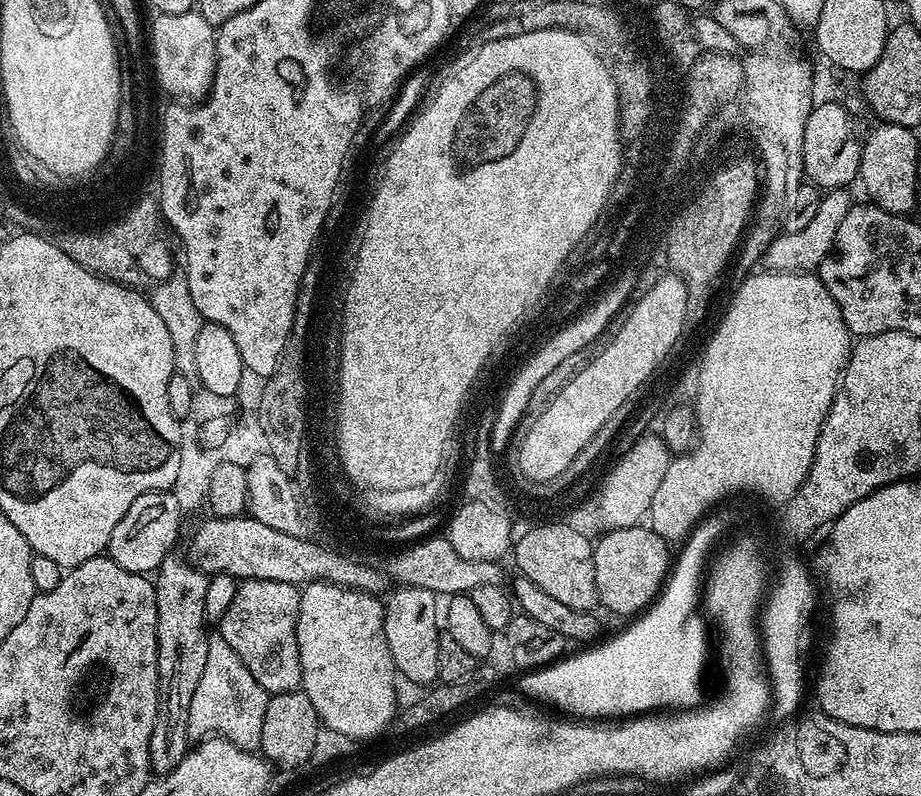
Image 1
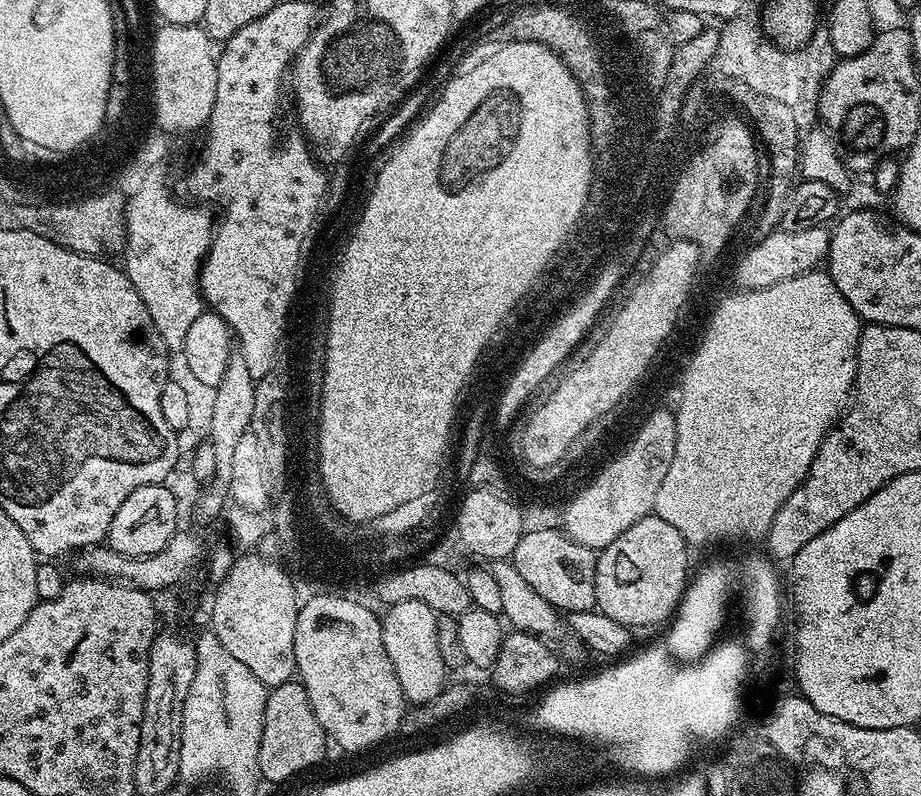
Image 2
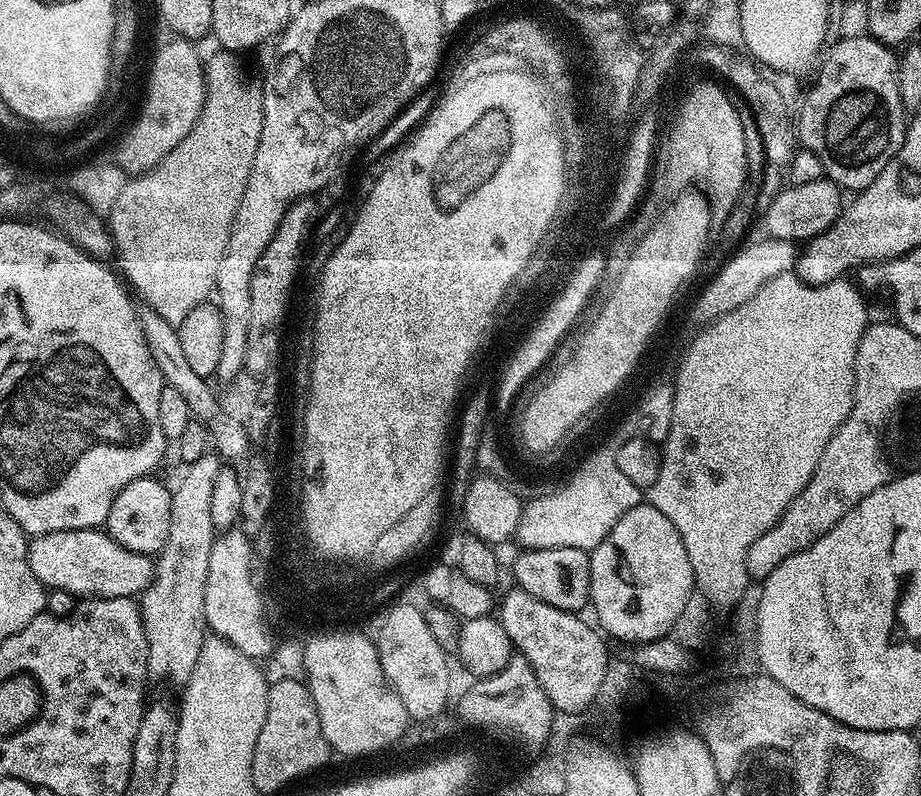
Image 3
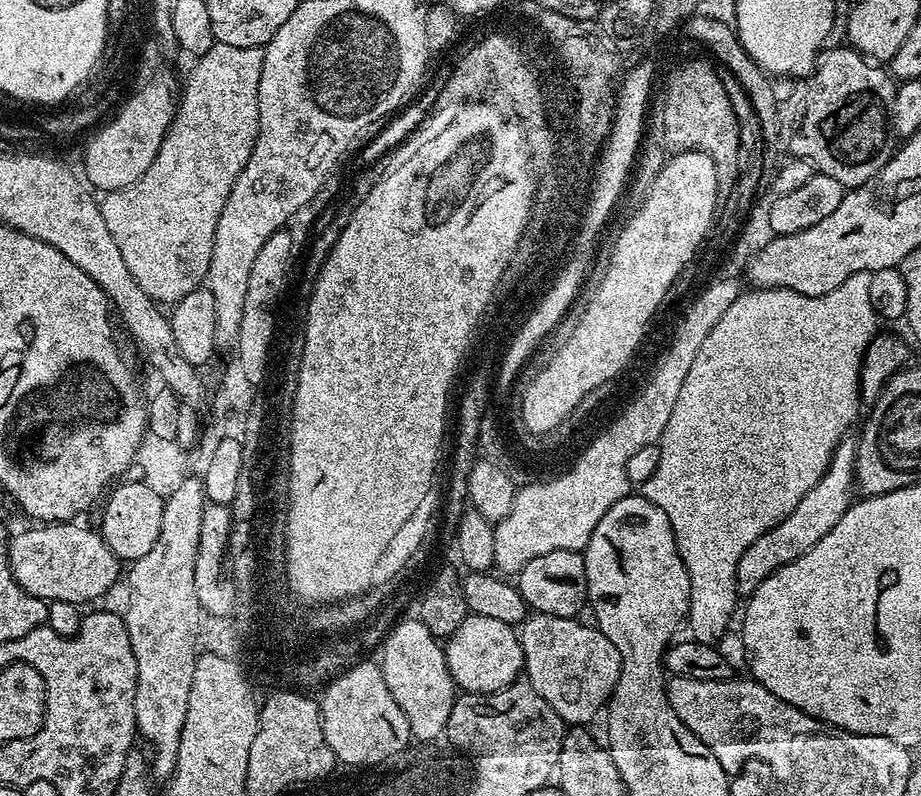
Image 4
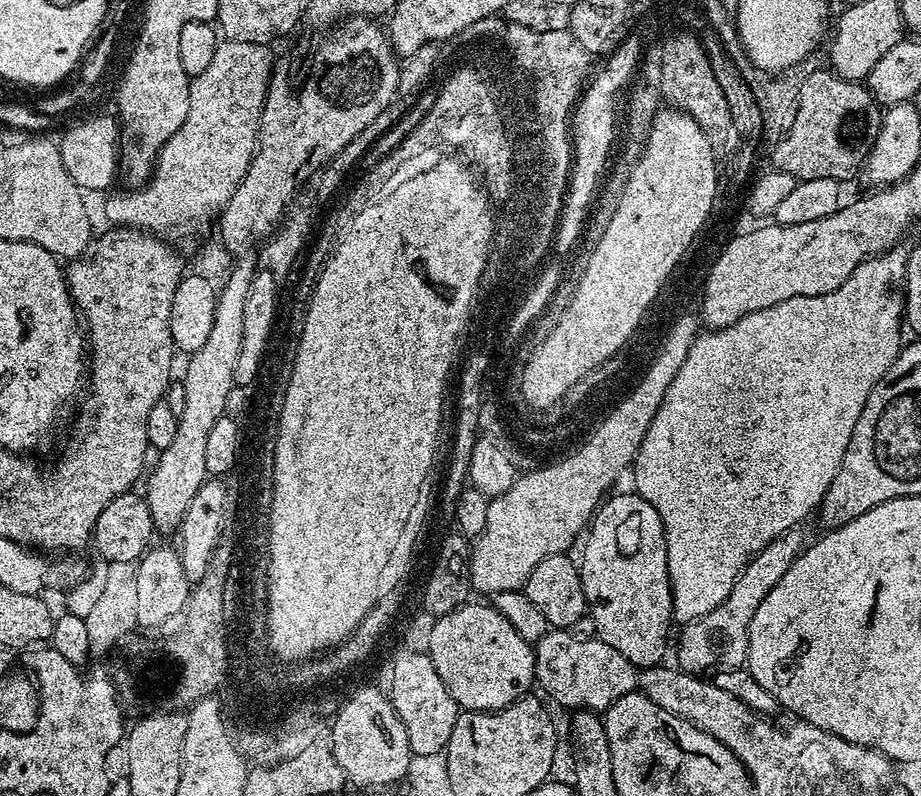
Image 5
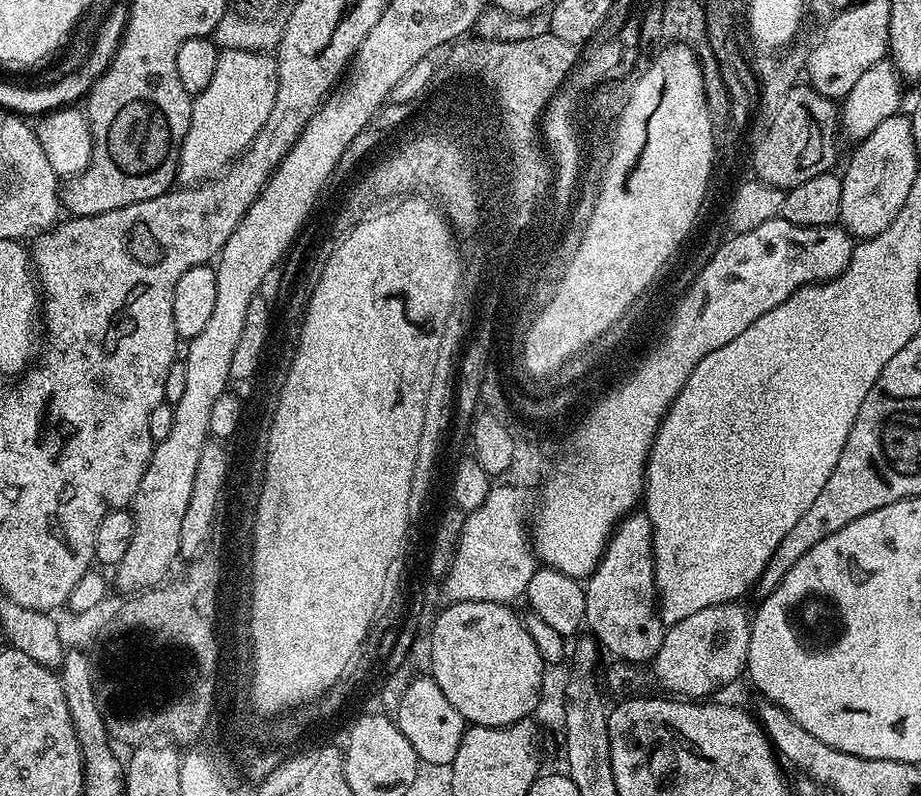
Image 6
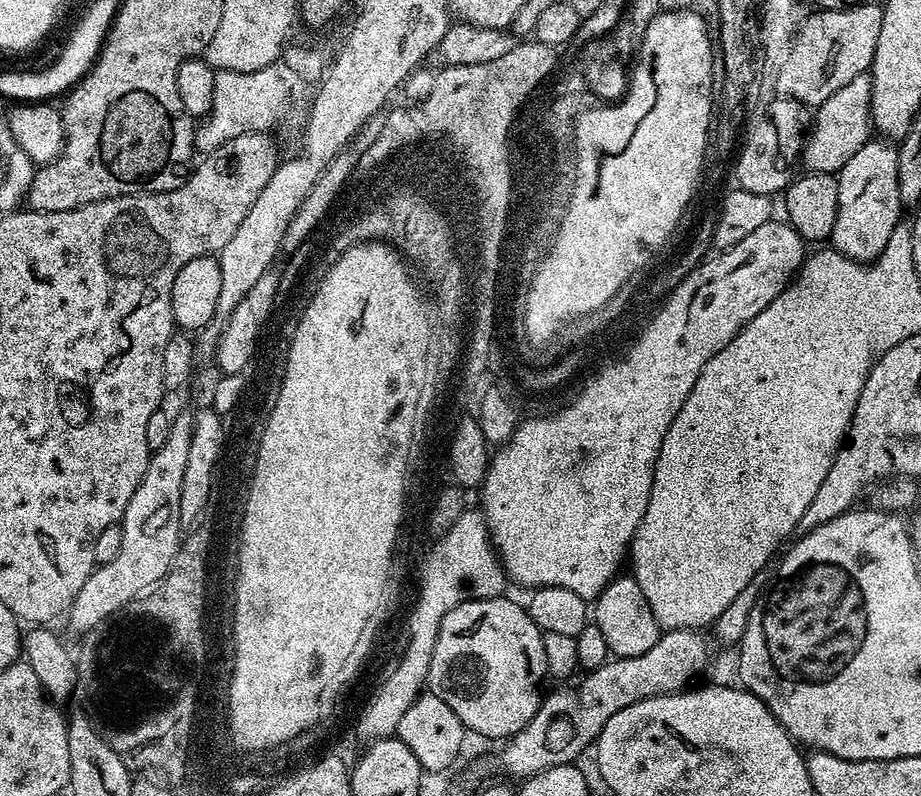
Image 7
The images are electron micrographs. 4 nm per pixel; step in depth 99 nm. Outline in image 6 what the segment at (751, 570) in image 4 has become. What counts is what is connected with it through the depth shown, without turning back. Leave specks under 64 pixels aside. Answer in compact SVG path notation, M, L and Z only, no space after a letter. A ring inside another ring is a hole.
M743 603L706 606L690 618L671 625L664 633L664 641L658 654L650 661L656 680L665 693L680 698L708 698L711 692L727 686L731 680L745 675L750 650L752 621Z

